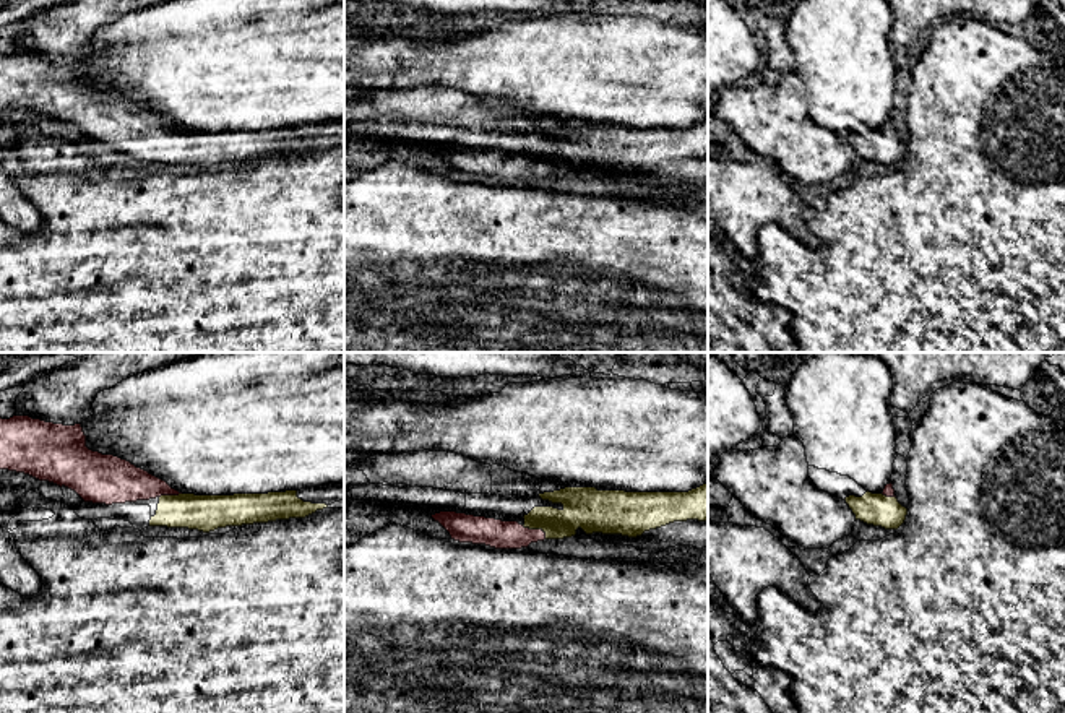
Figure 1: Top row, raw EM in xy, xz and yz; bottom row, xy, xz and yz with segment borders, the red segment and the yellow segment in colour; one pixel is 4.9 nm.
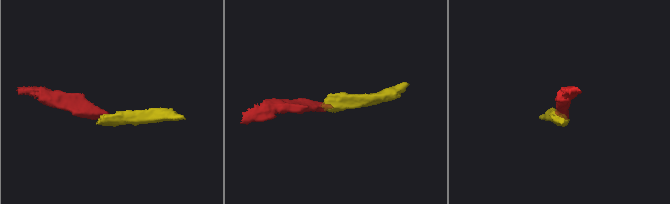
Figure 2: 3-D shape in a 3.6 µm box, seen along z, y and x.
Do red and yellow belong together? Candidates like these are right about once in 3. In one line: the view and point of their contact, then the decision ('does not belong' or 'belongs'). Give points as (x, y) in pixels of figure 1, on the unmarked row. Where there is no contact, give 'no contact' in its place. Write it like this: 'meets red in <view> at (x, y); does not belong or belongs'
meets red in xz at (536, 166); belongs

